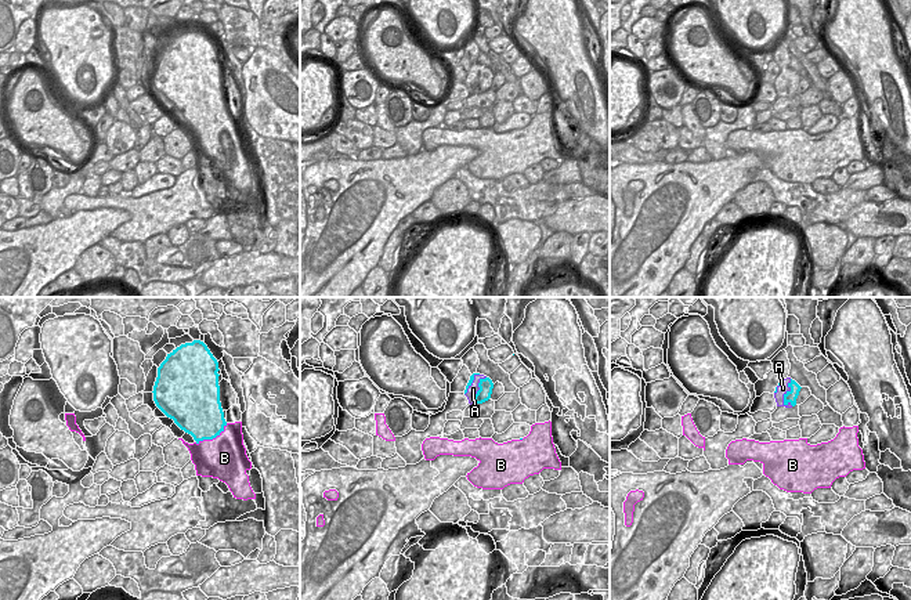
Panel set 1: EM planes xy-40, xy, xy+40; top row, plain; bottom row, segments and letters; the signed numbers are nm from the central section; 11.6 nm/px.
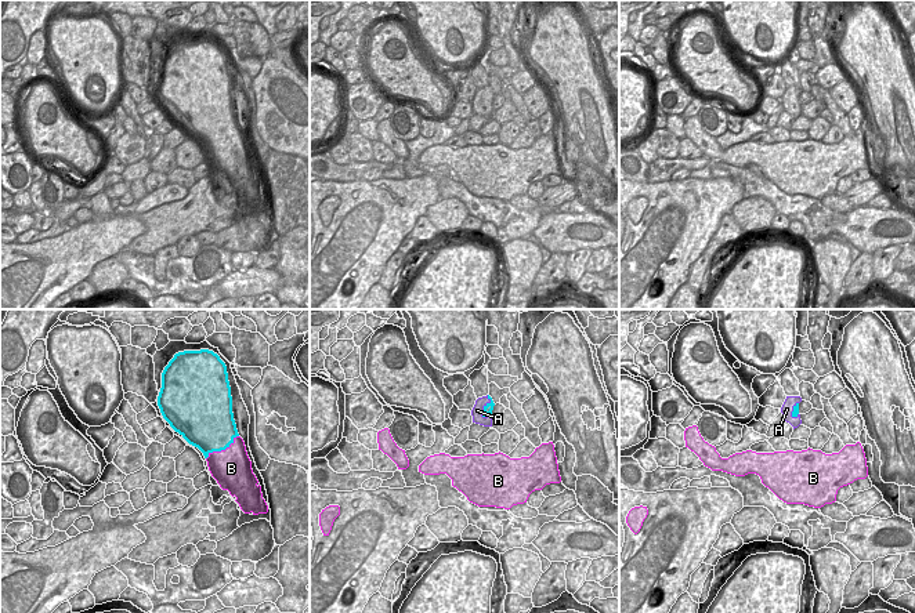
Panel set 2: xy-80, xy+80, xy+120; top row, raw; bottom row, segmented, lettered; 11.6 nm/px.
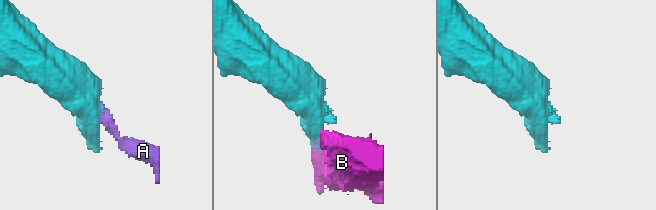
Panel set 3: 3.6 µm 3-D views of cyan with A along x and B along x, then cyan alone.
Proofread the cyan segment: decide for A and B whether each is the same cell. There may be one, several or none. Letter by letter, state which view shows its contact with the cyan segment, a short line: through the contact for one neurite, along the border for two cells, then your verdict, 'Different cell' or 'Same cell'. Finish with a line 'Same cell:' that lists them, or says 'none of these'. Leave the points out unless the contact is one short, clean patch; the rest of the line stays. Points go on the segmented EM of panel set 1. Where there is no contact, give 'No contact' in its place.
A: Touches cyan in xy+40. Line: xy+40 (791, 379), (790, 390), (784, 396), (784, 405). Different cell
B: Touches cyan in xy-40. Line: xy-40 (227, 423), (214, 437), (195, 443). Different cell
Same cell: none of these

